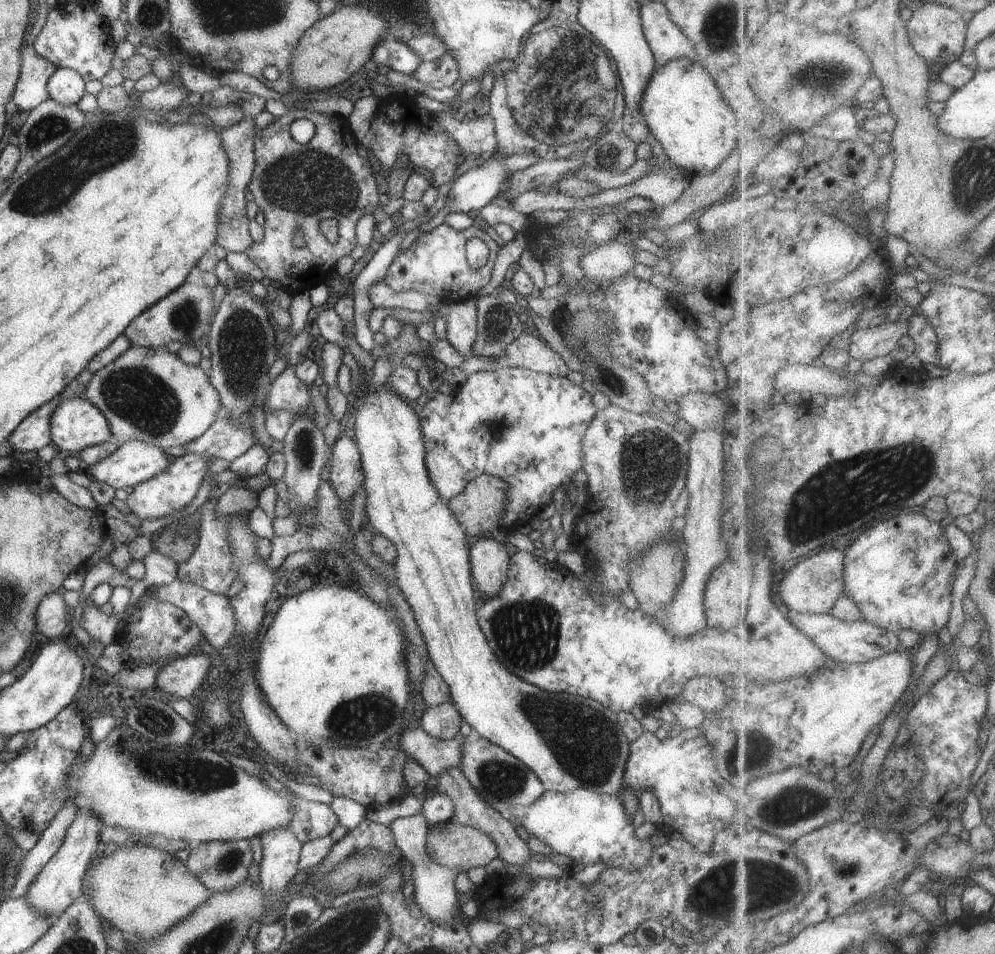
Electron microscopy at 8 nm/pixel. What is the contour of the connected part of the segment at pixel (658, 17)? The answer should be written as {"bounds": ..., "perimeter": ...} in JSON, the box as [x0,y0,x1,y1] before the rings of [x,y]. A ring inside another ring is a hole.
{"bounds":[639,2,699,67],"perimeter":[[[648,2],[641,5],[639,10],[642,31],[658,67],[678,58],[699,62],[699,55],[694,44],[674,24],[664,3]]]}

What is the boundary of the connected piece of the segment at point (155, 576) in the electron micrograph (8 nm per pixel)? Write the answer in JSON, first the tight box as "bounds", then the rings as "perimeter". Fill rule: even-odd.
{"bounds":[139,550,178,589],"perimeter":[[[152,550],[143,558],[142,562],[146,572],[145,578],[139,585],[140,589],[168,584],[177,579],[178,564],[158,551]]]}

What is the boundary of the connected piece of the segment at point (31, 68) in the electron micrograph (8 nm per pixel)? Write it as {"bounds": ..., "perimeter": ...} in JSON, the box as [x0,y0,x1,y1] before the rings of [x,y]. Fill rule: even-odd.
{"bounds":[12,55,57,110],"perimeter":[[[40,55],[24,56],[12,100],[20,110],[32,110],[50,98],[47,82],[57,66]]]}

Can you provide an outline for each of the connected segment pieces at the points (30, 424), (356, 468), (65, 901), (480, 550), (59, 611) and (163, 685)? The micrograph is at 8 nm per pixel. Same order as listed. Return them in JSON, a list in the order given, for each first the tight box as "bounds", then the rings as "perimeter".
[{"bounds":[7,394,68,453],"perimeter":[[[63,394],[52,399],[49,403],[31,412],[7,438],[8,444],[13,449],[12,453],[39,451],[51,443],[50,417],[53,410],[62,399],[68,399]]]},{"bounds":[325,437,364,501],"perimeter":[[[338,437],[330,454],[330,466],[325,478],[330,482],[340,501],[353,500],[356,490],[364,483],[364,473],[355,440]]]},{"bounds":[24,809,105,917],"perimeter":[[[78,809],[77,818],[68,827],[64,842],[57,853],[48,861],[40,871],[36,880],[30,884],[24,898],[35,911],[47,917],[60,916],[72,902],[83,894],[82,879],[89,862],[100,852],[103,847],[99,839],[99,830],[105,824],[91,811]]]},{"bounds":[469,535,510,600],"perimeter":[[[488,535],[474,539],[469,548],[471,573],[482,600],[499,595],[507,581],[510,556],[505,542]]]},{"bounds":[35,592,66,639],"perimeter":[[[58,592],[47,594],[40,599],[35,610],[35,632],[44,634],[46,638],[59,639],[60,634],[66,630],[66,603]]]},{"bounds":[155,654,210,699],"perimeter":[[[188,654],[172,659],[159,668],[155,676],[155,687],[164,693],[186,699],[200,686],[206,687],[204,678],[210,670],[210,655]]]}]

